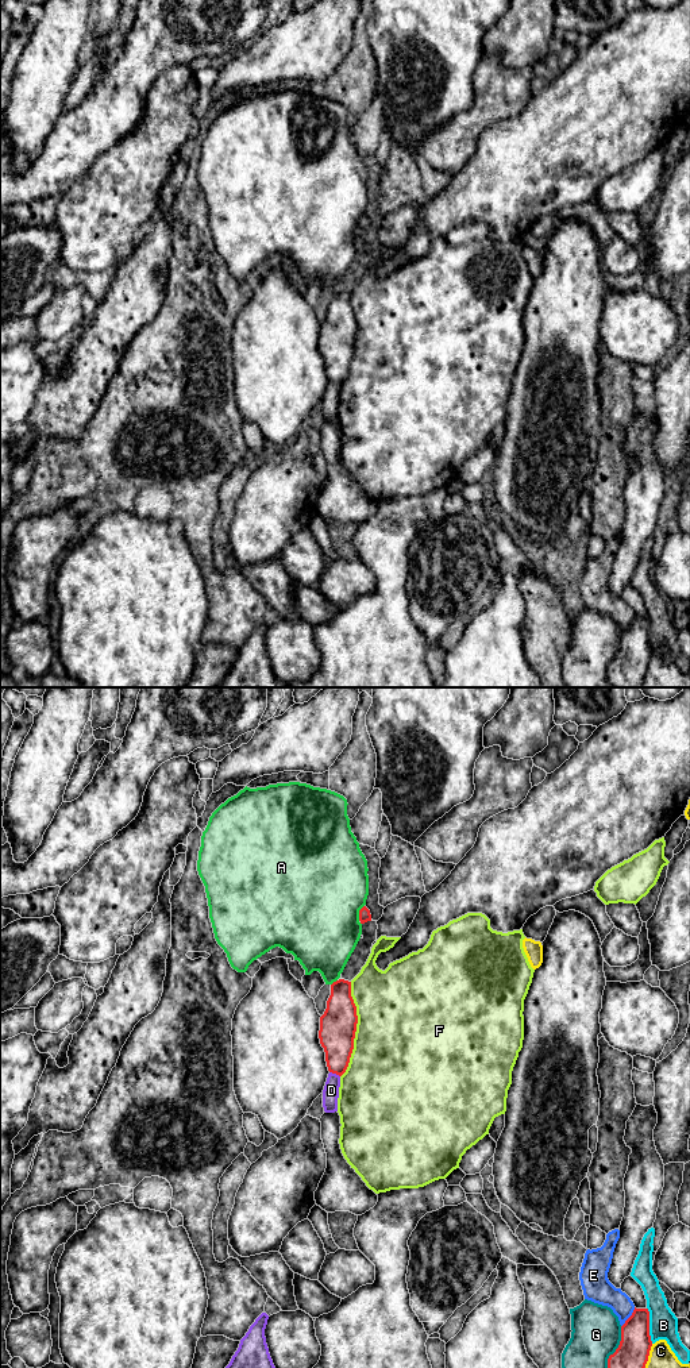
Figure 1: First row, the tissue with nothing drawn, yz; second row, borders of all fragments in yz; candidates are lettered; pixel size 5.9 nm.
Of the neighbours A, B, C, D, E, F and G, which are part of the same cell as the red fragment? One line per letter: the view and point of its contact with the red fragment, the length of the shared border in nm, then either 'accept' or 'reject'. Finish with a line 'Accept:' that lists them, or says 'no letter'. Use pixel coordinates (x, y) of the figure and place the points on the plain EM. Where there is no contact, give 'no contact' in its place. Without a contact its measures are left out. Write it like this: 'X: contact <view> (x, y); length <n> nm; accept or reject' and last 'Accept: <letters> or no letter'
A: contact yz (359, 222); length 100 nm; reject
B: contact yz (648, 634); length 220 nm; reject
C: contact yz (647, 669); length 220 nm; reject
D: contact yz (335, 381); length 70 nm; reject
E: contact yz (629, 625); length 150 nm; reject
F: contact yz (355, 338); length 550 nm; reject
G: contact yz (615, 661); length 320 nm; reject
Accept: no letter

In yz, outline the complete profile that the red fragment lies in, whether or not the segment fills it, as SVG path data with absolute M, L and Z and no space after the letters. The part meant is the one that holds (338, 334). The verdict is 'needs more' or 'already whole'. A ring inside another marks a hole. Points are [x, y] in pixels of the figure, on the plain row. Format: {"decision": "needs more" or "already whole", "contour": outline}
{"decision": "already whole", "contour": "M339 288L331 293L327 317L320 325L319 347L329 381L339 385L346 381L354 358L356 332L351 290Z"}

